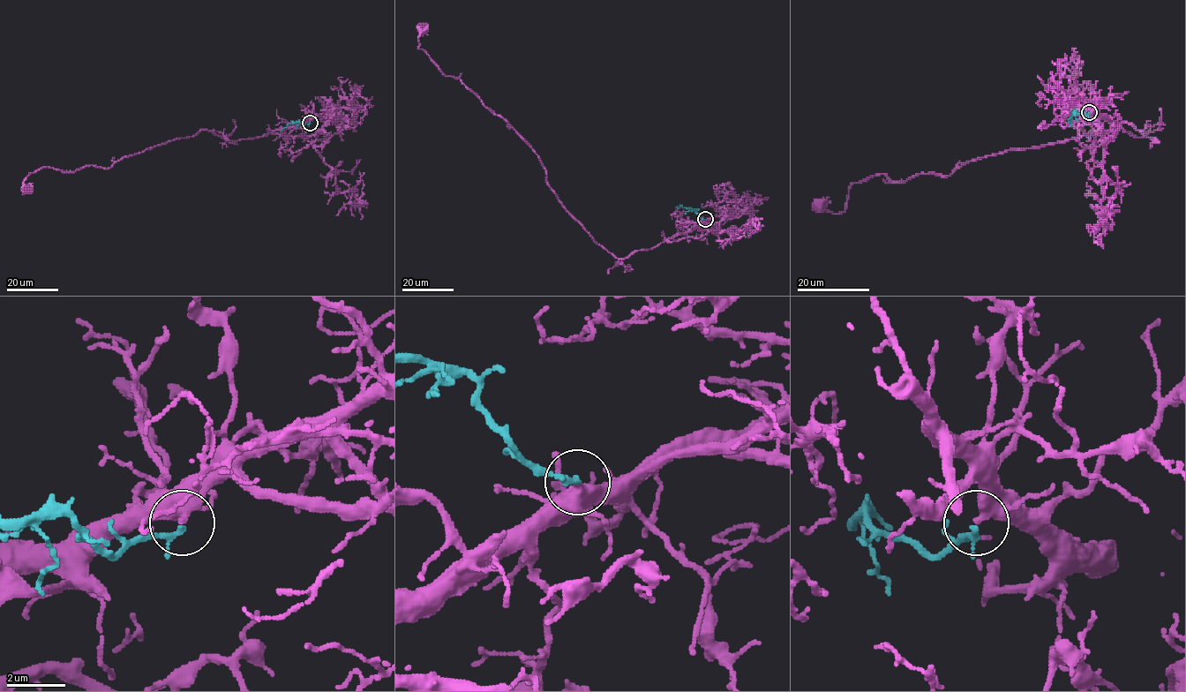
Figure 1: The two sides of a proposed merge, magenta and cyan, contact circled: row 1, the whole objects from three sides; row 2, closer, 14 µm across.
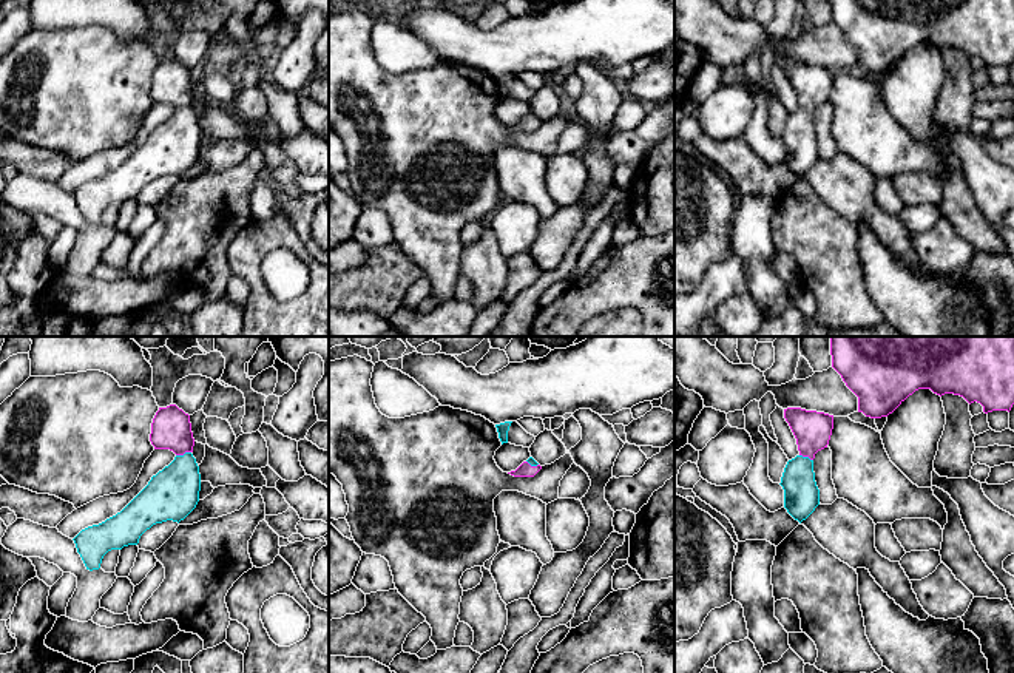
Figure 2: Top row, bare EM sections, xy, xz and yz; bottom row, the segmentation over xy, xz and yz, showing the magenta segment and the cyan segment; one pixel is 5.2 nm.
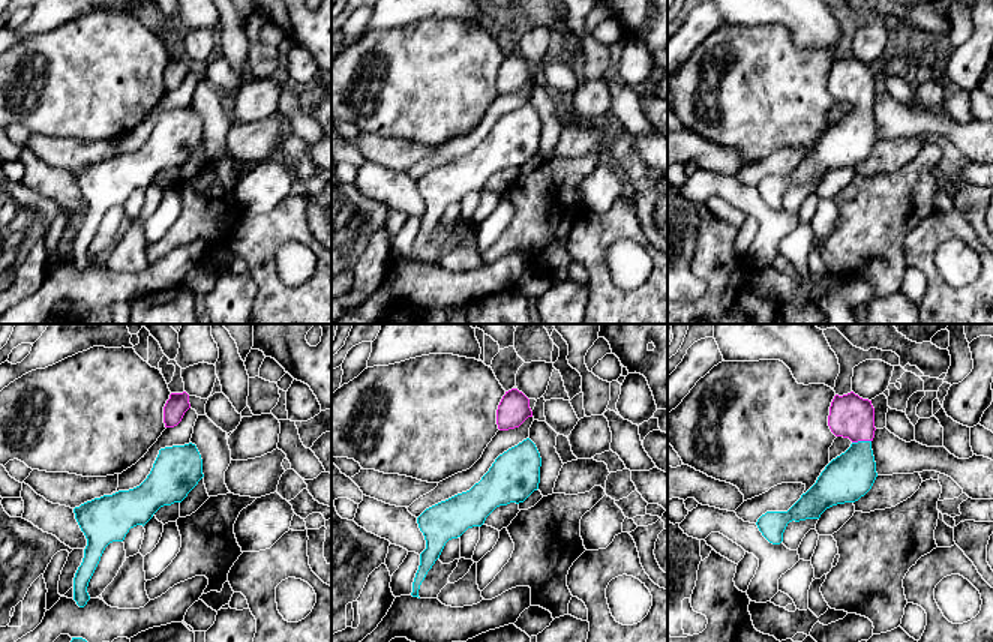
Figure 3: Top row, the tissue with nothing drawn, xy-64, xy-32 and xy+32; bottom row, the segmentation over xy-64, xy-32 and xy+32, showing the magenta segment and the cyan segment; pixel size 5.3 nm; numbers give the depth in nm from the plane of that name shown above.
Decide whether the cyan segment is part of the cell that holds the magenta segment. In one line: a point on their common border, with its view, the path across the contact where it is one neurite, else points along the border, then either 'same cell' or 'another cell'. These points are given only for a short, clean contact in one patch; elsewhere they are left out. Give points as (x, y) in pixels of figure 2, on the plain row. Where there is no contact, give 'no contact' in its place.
xy (182, 108) | across xy (170, 84), (179, 93), (182, 108), (182, 130), (173, 147) | same cell

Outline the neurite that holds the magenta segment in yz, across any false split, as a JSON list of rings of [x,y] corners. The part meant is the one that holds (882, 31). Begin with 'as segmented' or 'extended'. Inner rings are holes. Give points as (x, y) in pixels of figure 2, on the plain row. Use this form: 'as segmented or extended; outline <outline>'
as segmented; outline [[[830,0],[830,9],[832,22],[858,51],[858,66],[870,73],[887,71],[918,43],[960,49],[969,59],[977,56],[985,68],[1009,66],[1014,59],[1014,0]]]

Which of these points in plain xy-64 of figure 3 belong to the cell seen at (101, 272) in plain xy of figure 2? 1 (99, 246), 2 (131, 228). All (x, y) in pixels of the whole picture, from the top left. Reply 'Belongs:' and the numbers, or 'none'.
Belongs: 2

